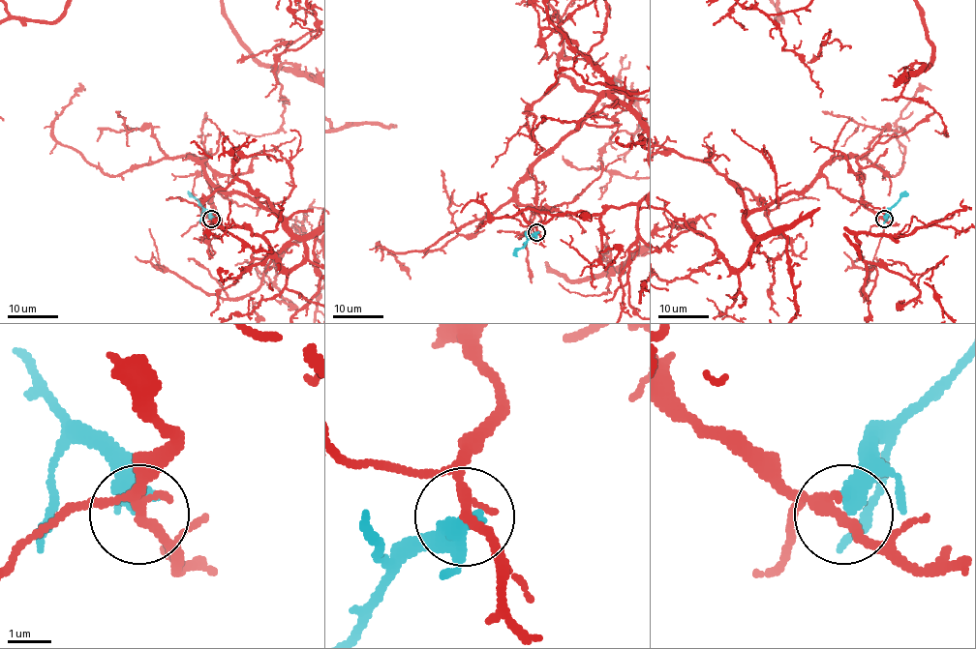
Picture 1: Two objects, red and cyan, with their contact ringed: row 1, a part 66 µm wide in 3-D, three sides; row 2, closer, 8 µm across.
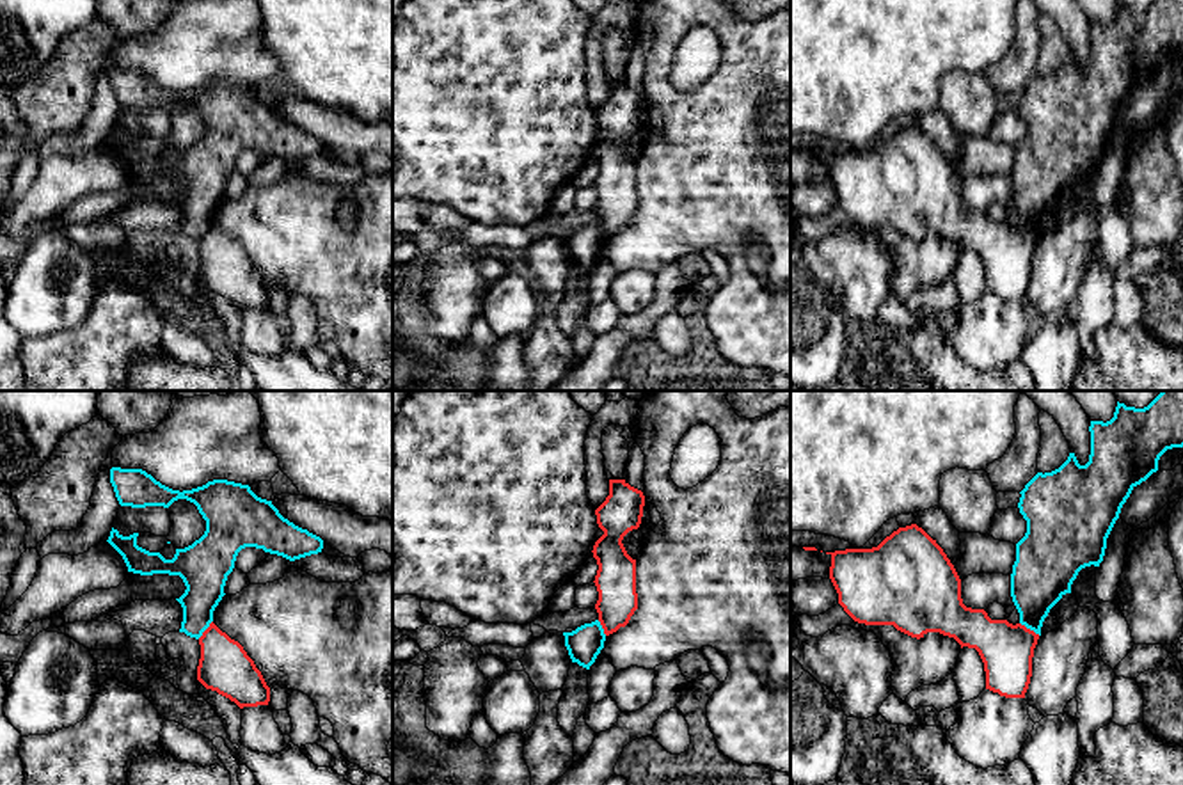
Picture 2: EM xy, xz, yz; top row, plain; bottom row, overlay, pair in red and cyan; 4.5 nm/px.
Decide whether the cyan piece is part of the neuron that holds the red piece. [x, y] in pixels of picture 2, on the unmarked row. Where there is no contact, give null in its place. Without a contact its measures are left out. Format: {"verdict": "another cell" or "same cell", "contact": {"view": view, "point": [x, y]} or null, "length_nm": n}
{"verdict": "another cell", "contact": {"view": "yz", "point": [1029, 231]}, "length_nm": 110}

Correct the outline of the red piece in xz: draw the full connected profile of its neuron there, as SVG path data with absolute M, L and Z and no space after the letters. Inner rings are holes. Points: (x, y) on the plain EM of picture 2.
M609 82L609 98L595 112L597 126L604 133L592 153L599 167L593 183L599 194L595 211L606 238L625 229L638 211L636 162L627 156L622 142L639 130L643 108L641 92L625 82Z

